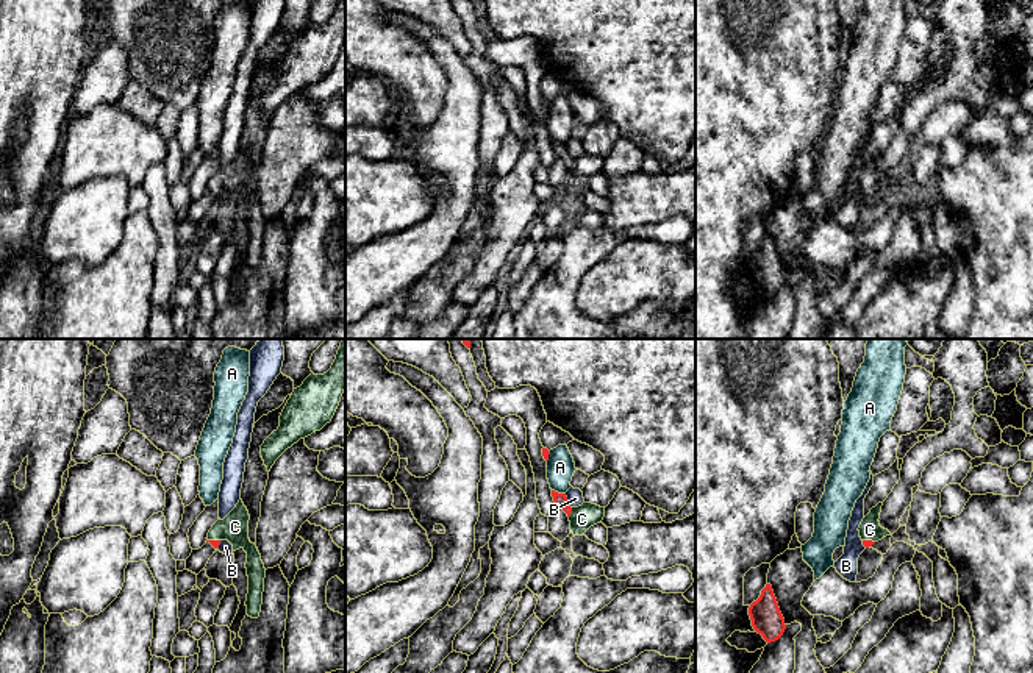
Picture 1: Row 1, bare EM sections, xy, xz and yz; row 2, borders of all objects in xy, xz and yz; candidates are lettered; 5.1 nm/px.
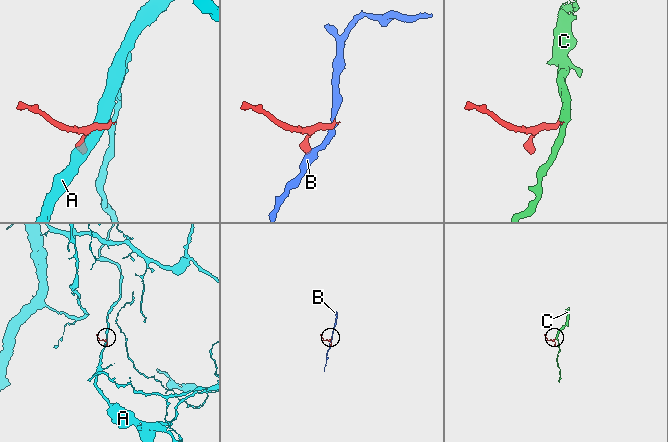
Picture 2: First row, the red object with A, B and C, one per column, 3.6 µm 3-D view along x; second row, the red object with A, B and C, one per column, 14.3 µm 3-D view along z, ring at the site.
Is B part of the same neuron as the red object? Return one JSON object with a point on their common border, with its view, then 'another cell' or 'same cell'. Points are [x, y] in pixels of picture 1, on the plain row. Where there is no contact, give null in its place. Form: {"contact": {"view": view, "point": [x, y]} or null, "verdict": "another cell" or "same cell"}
{"contact": {"view": "xz", "point": [566, 152]}, "verdict": "another cell"}

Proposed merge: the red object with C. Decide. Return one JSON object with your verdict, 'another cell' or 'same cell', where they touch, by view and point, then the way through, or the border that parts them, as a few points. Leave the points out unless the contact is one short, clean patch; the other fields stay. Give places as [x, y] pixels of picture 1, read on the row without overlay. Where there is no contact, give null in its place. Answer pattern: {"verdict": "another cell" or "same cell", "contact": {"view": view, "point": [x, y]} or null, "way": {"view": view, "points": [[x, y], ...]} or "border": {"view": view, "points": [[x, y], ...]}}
{"verdict": "same cell", "contact": {"view": "xz", "point": [571, 161]}, "way": {"view": "xz", "points": [[560, 150], [571, 161], [583, 167]]}}

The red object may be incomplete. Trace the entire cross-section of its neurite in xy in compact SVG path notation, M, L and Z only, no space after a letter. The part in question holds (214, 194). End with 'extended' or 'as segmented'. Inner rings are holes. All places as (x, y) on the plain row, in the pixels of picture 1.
M239 150L236 158L223 170L219 169L213 175L206 192L219 198L222 191L228 191L233 195L233 201L242 198L247 203L248 244L245 256L247 265L258 269L263 255L266 219L256 195L248 189L248 170L248 161L242 150Z | extended

